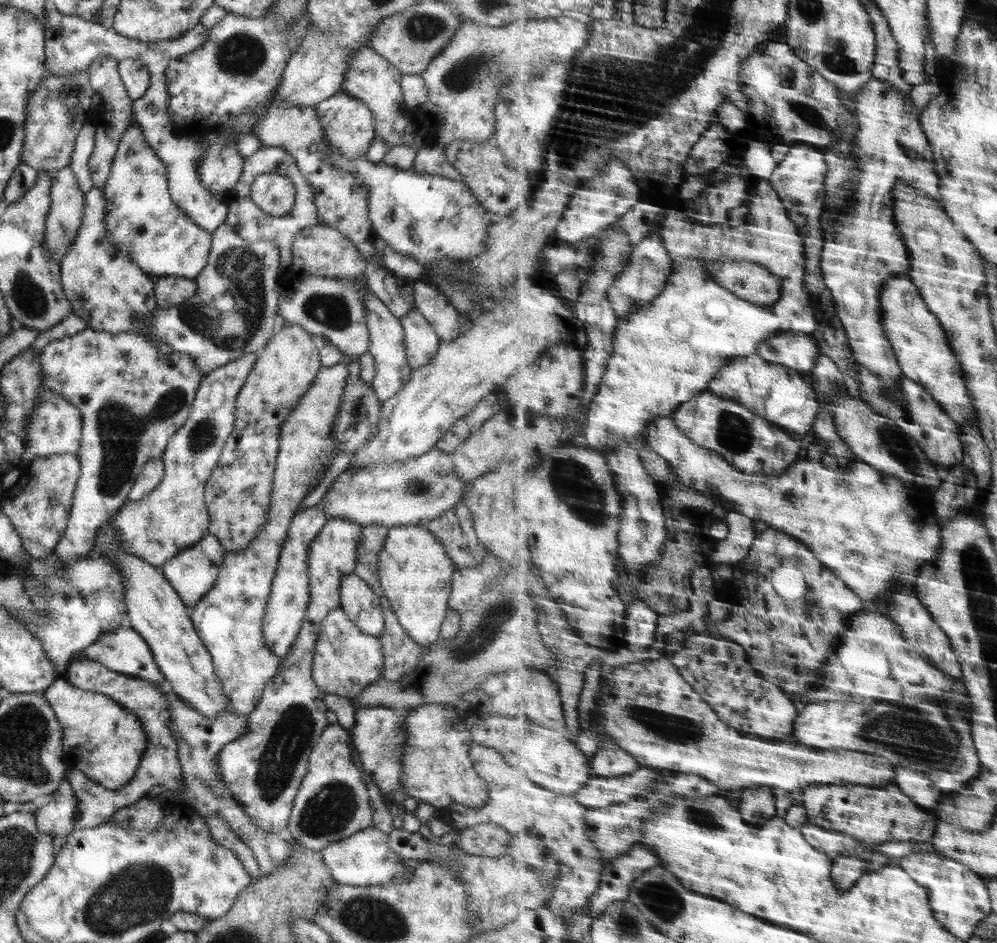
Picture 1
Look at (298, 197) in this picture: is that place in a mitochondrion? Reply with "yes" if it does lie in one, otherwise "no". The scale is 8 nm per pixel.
no

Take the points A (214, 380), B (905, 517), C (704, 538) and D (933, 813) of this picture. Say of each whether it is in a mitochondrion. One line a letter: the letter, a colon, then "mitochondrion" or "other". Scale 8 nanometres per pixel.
A: other
B: other
C: other
D: other

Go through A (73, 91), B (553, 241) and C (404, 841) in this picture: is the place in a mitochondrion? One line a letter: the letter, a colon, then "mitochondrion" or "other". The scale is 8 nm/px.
A: other
B: other
C: other

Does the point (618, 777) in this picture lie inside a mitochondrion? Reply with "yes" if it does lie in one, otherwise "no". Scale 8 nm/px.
no

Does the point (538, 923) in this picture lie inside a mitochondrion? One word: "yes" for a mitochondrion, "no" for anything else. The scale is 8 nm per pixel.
no

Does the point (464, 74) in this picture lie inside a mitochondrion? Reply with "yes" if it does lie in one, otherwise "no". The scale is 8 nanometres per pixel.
yes

